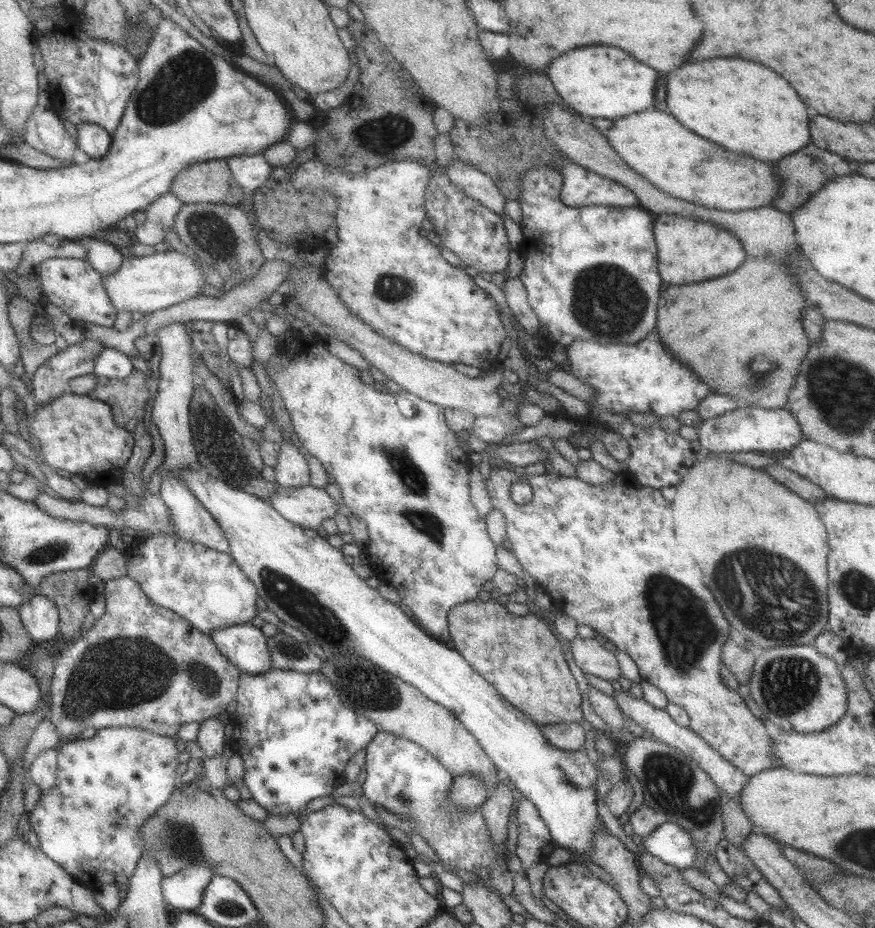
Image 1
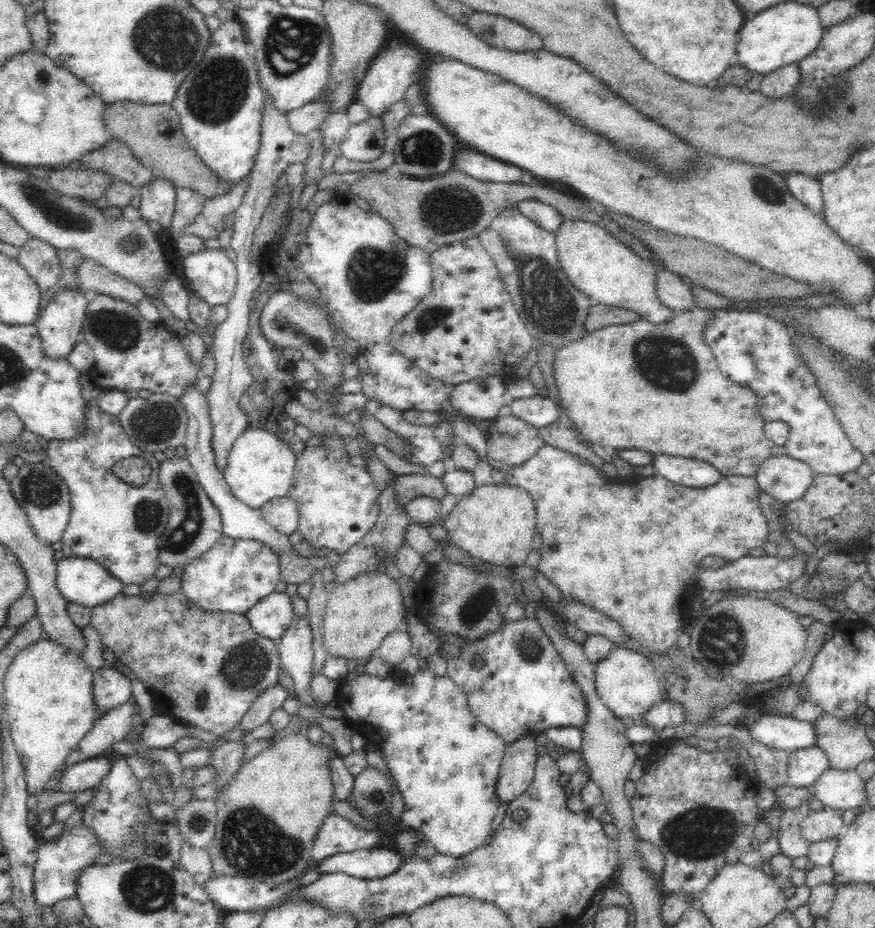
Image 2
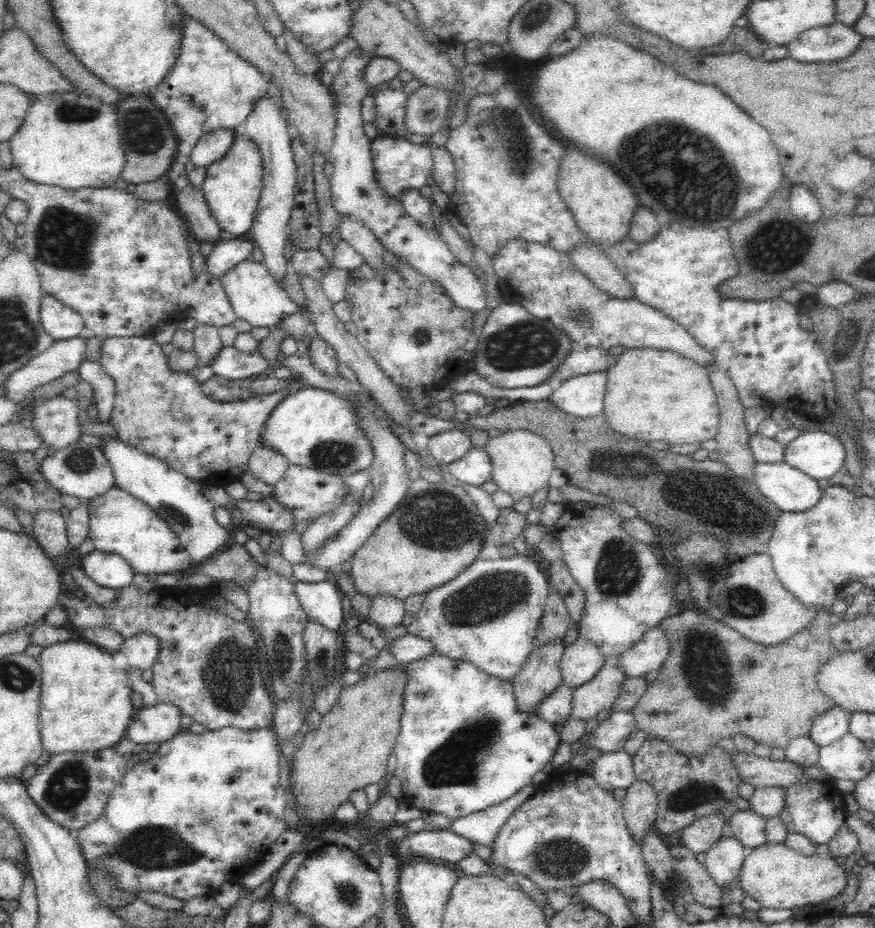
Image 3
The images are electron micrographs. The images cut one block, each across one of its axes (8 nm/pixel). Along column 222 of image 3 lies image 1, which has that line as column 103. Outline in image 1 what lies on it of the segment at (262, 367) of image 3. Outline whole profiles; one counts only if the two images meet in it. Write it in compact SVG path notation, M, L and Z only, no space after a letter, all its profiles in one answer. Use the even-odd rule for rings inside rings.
M102 347L93 364L93 375L97 378L128 378L134 370L130 356L115 348Z

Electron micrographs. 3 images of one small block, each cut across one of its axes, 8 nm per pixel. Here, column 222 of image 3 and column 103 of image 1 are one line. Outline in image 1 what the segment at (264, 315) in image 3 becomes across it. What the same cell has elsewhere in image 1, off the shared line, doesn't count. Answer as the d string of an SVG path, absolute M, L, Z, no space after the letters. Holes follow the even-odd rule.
M174 249L150 256L124 255L116 272L103 276L103 285L116 308L116 312L142 312L150 314L168 308L193 296L202 295L201 286L206 282L202 269L190 257Z

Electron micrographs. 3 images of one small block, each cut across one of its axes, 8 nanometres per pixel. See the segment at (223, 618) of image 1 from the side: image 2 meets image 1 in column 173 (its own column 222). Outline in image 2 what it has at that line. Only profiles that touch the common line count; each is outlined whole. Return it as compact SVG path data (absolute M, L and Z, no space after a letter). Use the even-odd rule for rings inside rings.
M222 536L208 552L185 565L180 588L186 599L206 611L244 614L276 590L280 579L278 556L256 540L234 540Z

